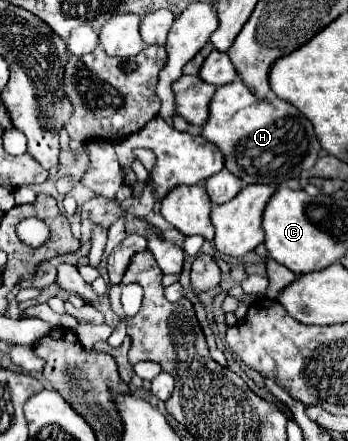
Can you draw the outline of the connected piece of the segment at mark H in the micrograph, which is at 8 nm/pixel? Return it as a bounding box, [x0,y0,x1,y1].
[201,79,321,185]

